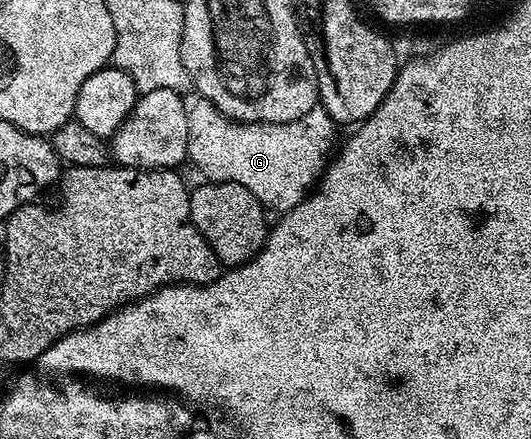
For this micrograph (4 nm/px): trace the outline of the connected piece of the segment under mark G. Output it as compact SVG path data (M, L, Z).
M198 99L195 100L195 102L195 105L191 104L188 109L188 151L186 155L189 164L194 164L195 167L203 173L201 176L205 178L205 180L223 181L224 183L240 183L240 187L248 187L248 191L252 191L252 195L256 195L258 202L267 210L273 211L273 209L275 209L275 214L278 215L290 212L292 207L296 207L300 204L311 190L315 188L316 182L319 180L320 174L323 172L332 150L335 148L334 129L336 130L336 123L332 119L332 115L328 115L321 107L316 107L312 111L308 111L308 115L300 115L300 119L292 119L288 123L264 123L263 121L233 121L232 118L225 117L211 101Z

